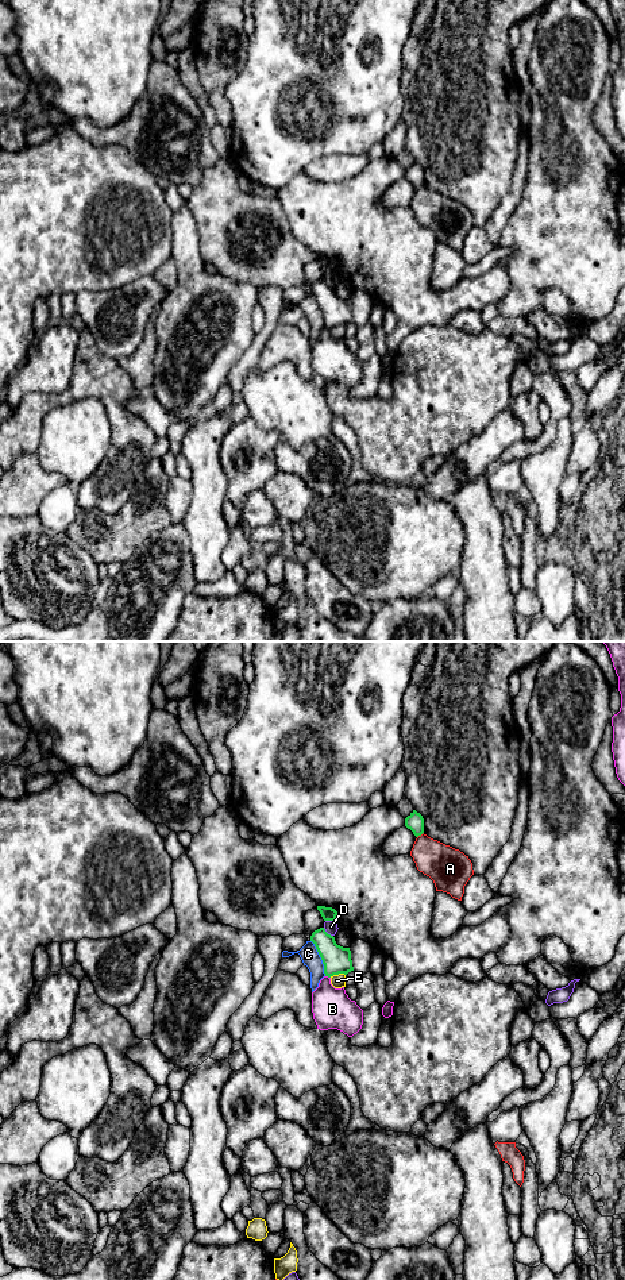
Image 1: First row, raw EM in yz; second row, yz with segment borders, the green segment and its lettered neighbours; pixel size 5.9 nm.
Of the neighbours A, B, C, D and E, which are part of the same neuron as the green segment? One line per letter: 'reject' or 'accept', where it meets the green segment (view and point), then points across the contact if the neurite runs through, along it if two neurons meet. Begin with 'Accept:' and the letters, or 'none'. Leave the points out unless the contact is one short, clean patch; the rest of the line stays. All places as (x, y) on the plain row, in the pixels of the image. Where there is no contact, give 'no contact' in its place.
Accept: none
A: reject; contact yz (420, 187)
B: reject; contact yz (328, 328)
C: reject; contact yz (320, 308); border yz (311, 292), (321, 312), (325, 327)
D: reject; contact yz (327, 285)
E: reject; contact yz (336, 326); border yz (344, 326), (330, 328)

